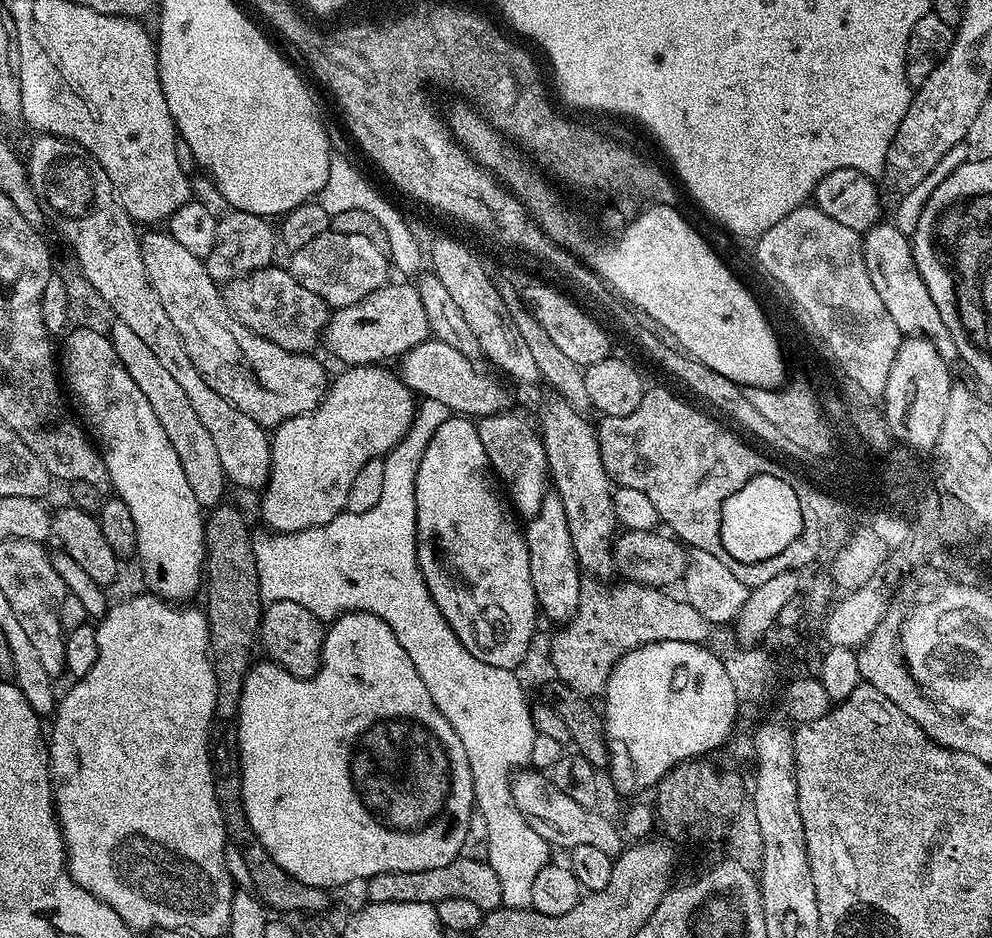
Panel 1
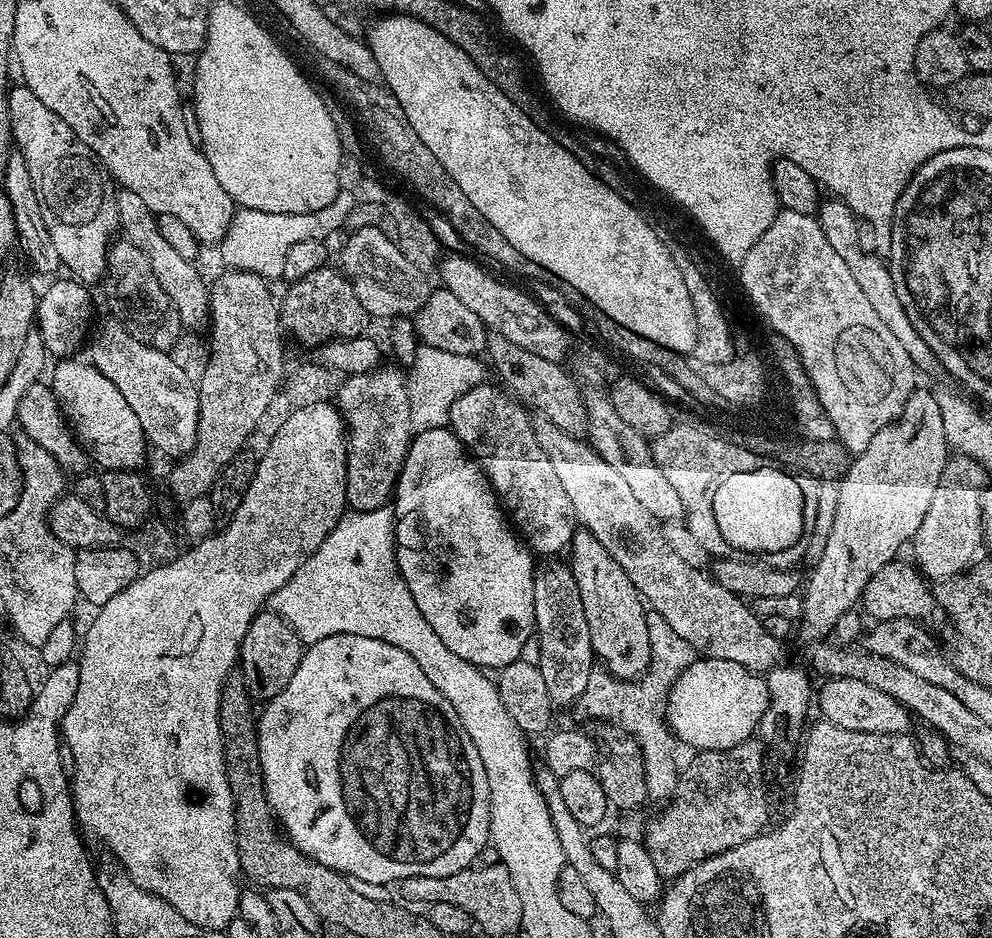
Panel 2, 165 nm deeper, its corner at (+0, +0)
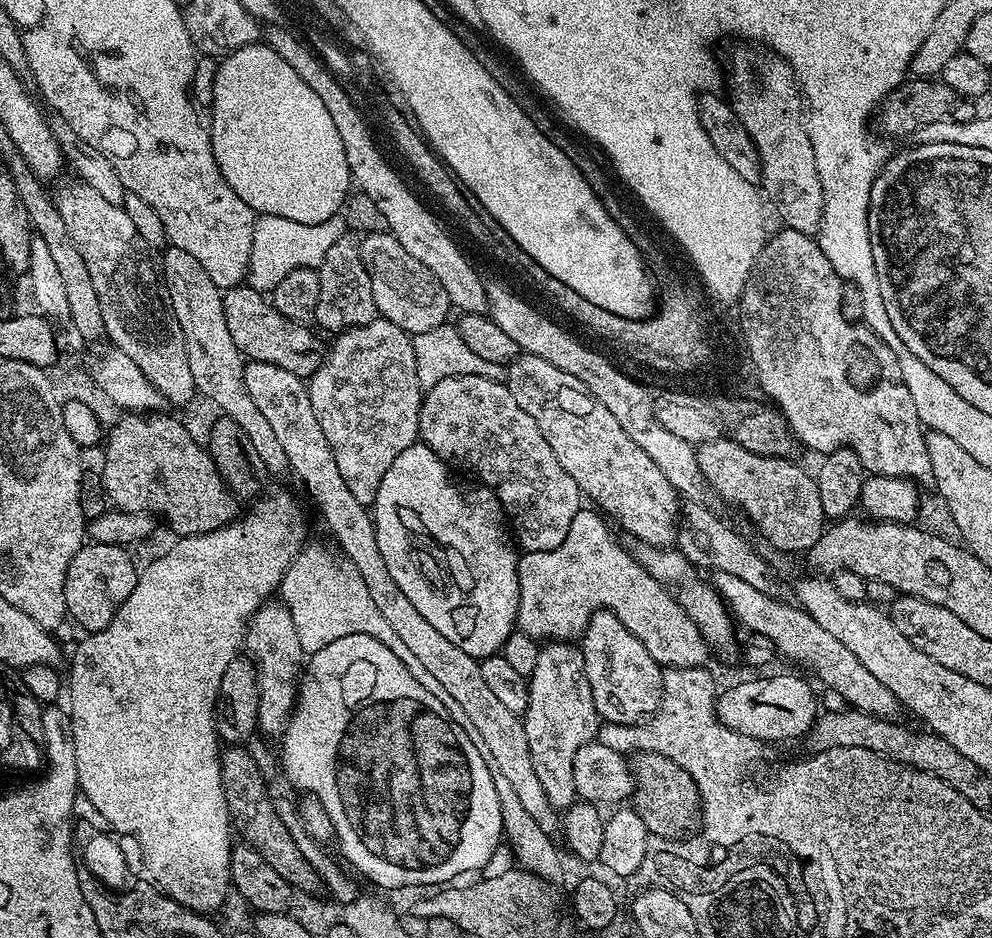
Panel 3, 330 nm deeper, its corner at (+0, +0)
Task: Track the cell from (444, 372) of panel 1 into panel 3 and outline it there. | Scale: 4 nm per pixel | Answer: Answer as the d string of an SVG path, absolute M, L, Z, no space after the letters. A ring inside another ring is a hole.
M237 286L223 293L222 314L226 316L226 327L230 329L230 338L238 346L241 356L249 361L270 362L270 366L282 366L290 374L301 378L311 378L322 366L326 355L323 344L308 324L299 324L286 314L282 314L272 305L271 299L265 298L256 288Z

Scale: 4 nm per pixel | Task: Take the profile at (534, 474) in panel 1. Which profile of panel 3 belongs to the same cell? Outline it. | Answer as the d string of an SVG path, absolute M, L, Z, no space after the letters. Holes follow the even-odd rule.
M481 376L442 378L438 386L423 393L419 439L445 462L469 468L479 483L491 488L492 493L500 499L511 531L524 552L545 552L562 546L562 538L566 538L570 522L574 522L574 514L581 510L582 493L576 480L562 470L562 462L554 458L550 442L546 442L546 438L542 438L542 430L538 430L538 422L534 422L534 418L530 418L530 414L526 414L518 402L514 402L514 394L510 394L507 383Z

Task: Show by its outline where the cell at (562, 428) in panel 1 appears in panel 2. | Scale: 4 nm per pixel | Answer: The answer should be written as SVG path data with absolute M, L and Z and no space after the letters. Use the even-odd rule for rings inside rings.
M578 530L572 535L570 553L572 561L570 567L574 574L574 582L578 582L578 594L582 594L582 610L586 610L586 626L590 626L590 642L595 659L600 660L605 669L617 676L619 680L637 681L648 671L648 664L652 660L650 650L650 634L648 633L648 612L640 592L626 578L626 570L614 562L614 558L607 552L605 546L595 538L594 534L585 530Z

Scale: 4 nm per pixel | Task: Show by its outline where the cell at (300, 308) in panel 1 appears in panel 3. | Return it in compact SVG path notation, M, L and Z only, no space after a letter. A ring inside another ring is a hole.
M345 234L326 250L326 258L318 269L320 285L318 286L318 306L314 317L331 334L339 334L345 328L366 326L377 319L378 313L374 302L374 290L370 286L370 274L362 262L360 240L355 235Z

